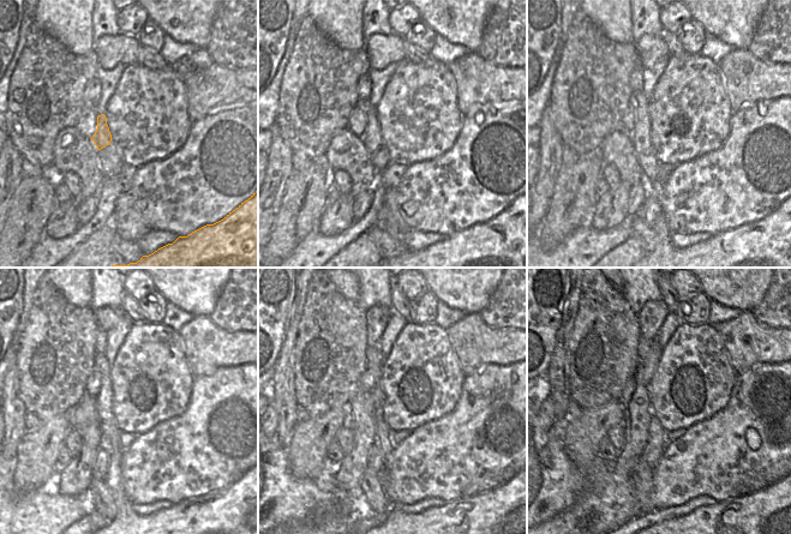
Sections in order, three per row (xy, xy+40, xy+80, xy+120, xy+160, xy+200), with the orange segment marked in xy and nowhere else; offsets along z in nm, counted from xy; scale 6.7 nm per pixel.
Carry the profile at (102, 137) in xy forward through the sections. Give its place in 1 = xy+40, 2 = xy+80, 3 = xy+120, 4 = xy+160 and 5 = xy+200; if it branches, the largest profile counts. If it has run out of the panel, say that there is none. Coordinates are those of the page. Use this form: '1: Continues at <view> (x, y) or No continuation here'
1: Continues at xy+40 (371, 138)
2: Continues at xy+80 (771, 242)
3: Continues at xy+120 (233, 511)
4: Continues at xy+160 (502, 511)
5: Continues at xy+200 (771, 511).

